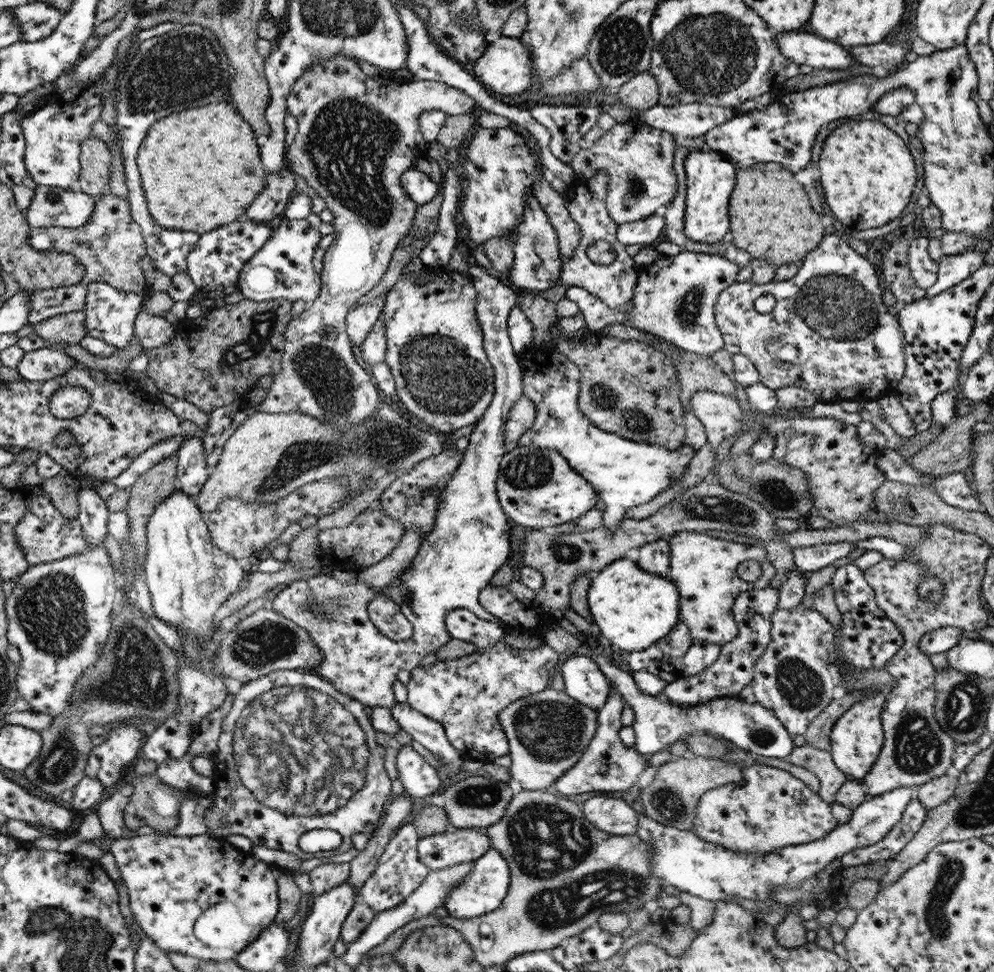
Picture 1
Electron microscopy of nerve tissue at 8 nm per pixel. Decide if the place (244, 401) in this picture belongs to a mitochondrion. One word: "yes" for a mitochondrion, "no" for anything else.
no

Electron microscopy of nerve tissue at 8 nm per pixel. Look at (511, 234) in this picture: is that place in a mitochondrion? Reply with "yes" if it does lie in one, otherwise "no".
no

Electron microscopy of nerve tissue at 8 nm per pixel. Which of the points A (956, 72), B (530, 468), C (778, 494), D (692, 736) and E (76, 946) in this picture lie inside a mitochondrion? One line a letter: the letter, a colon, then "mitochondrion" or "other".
A: other
B: mitochondrion
C: mitochondrion
D: other
E: mitochondrion

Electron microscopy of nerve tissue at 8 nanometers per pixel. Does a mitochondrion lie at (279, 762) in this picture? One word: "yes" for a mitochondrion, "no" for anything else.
yes

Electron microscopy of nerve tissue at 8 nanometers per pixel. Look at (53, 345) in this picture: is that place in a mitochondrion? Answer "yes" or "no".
no

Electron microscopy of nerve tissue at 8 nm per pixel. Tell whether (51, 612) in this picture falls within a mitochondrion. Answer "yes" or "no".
yes

